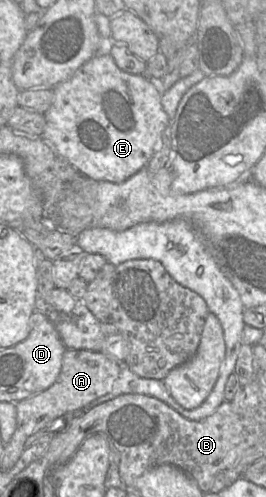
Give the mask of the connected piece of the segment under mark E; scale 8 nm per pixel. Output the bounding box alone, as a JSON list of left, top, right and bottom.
[42,53,171,183]

